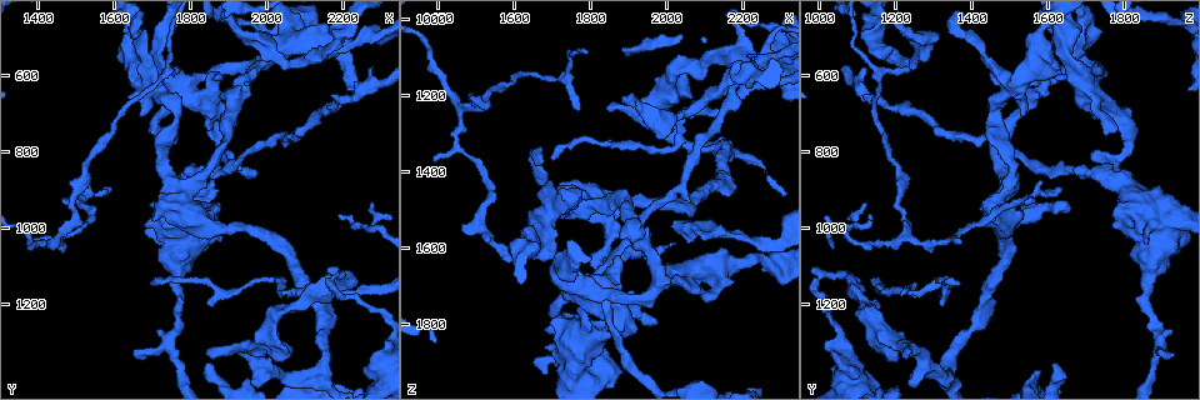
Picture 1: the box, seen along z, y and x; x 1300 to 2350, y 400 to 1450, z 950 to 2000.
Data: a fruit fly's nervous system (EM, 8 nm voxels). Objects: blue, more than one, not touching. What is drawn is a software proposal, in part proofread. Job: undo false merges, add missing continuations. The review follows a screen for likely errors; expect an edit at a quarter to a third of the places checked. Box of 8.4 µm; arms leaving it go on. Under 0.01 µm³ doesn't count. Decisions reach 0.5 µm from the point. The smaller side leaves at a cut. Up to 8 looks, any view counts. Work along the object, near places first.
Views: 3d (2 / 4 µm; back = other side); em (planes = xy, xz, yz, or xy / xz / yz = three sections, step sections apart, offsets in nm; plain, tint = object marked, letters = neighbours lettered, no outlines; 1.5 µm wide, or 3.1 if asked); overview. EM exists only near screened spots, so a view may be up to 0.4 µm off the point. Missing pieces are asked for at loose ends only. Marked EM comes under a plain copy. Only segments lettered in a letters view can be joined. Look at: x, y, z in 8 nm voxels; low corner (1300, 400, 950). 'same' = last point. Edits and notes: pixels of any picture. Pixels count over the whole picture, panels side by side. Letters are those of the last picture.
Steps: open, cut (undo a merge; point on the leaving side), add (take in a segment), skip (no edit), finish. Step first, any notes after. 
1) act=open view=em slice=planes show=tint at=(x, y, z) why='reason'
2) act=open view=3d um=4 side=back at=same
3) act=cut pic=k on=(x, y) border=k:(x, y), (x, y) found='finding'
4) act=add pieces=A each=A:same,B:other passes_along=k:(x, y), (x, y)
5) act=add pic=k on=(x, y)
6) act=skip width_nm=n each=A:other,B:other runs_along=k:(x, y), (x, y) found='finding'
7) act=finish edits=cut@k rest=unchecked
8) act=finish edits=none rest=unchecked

act=open view=em slice=planes show=letters at=(2045, 570, 1250) why='sharp bend'

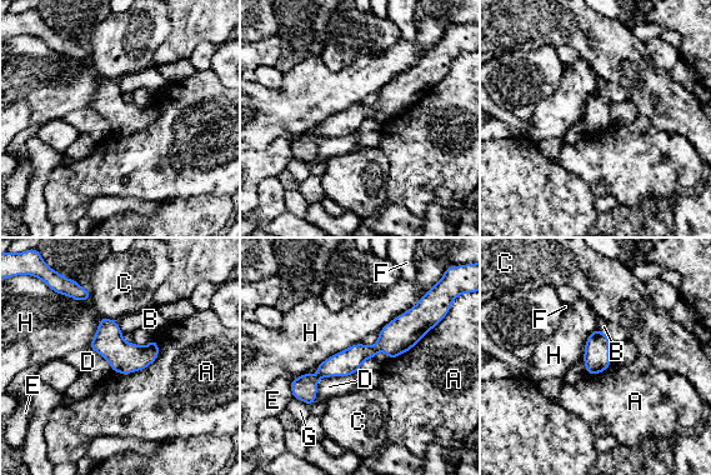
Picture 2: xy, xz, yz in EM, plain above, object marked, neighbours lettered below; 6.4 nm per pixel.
act=skip width_nm=160 each=A:other,B:other,C:other,D:other,E:other,F:other,G:other,H:other border=2:(159, 345), (146, 366), (113, 371) found='all the same neuron'

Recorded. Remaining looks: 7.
act=open view=3d um=4 at=(2020, 1130, 1340) why='abrupt turn'

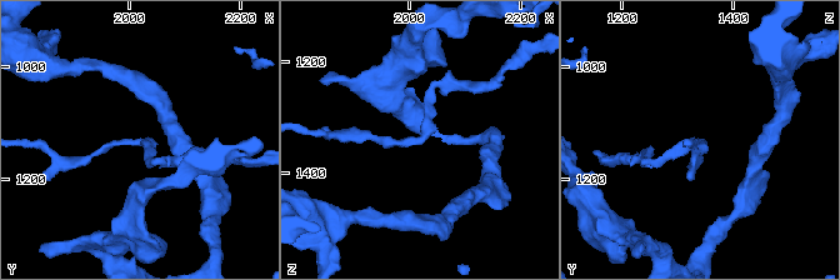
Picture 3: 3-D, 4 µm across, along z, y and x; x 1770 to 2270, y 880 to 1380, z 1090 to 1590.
act=open view=em slice=yz step=8 show=tint at=(2015, 1130, 1340) why='shape alone is not enough'

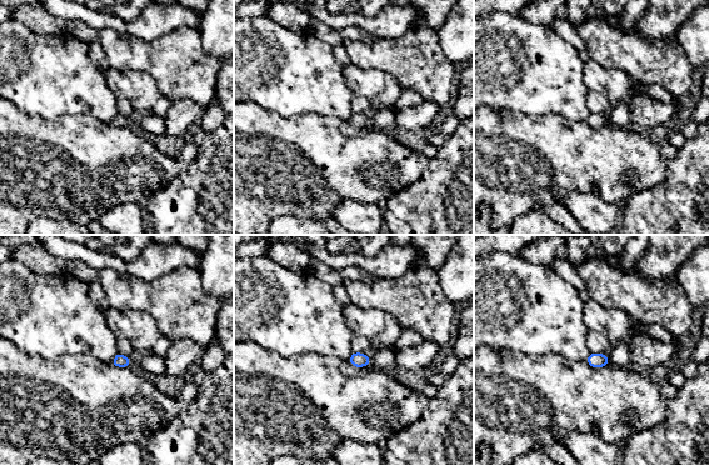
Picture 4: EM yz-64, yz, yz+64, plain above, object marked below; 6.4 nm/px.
act=open view=em slice=planes show=letters at=same

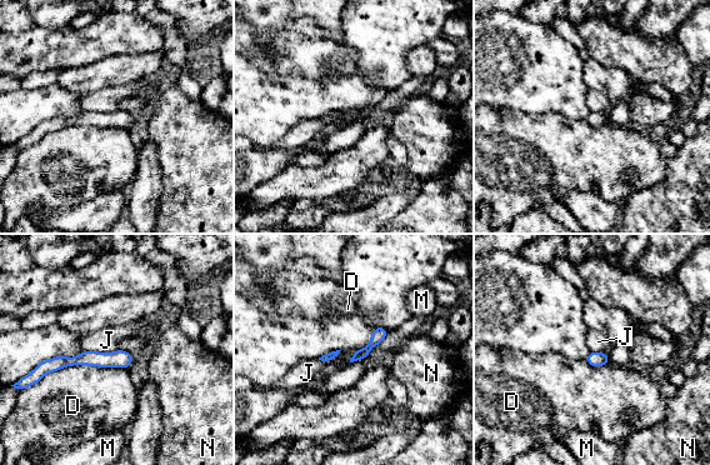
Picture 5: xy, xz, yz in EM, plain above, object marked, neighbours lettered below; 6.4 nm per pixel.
act=skip each=D:other,J:other,M:other,N:other runs_along=5:(129, 358), (80, 359), (40, 368) found='one neuron here'

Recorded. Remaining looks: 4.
act=open view=3d um=4 at=(2200, 1125, 1060)

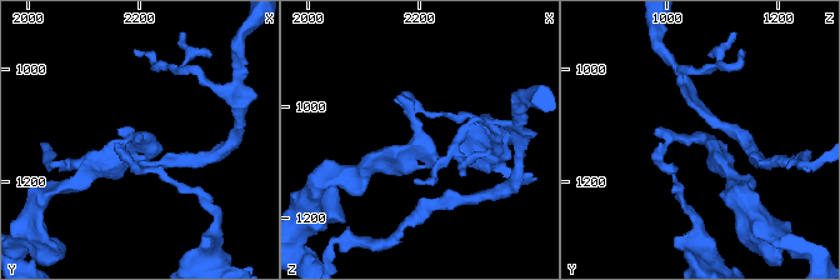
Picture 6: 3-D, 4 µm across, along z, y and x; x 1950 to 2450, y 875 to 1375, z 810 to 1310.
act=open view=em slice=xy step=4 show=letters at=(2195, 1125, 1060)

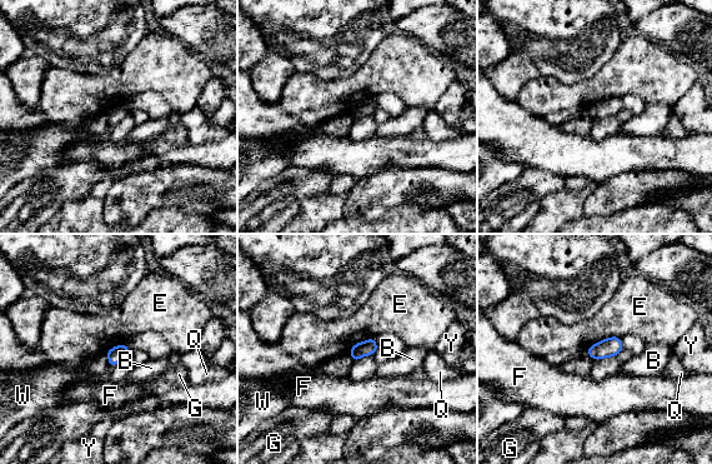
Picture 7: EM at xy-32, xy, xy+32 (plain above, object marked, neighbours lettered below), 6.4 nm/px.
act=open view=em slice=planes show=letters at=same why='cut it another way'

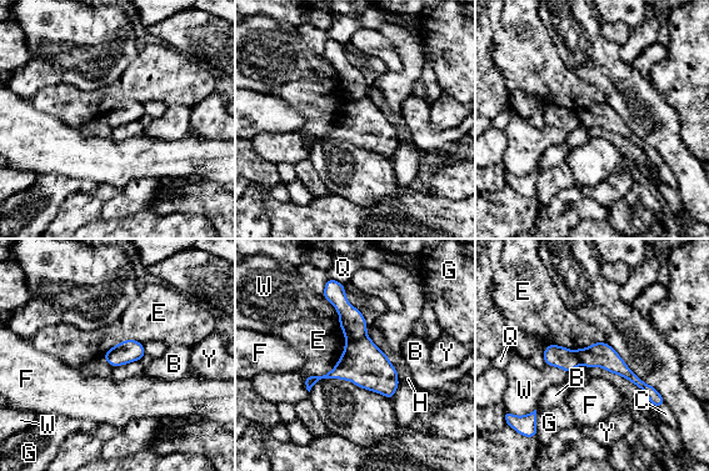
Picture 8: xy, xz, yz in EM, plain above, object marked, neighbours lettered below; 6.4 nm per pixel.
act=cut pic=8 on=(353, 324) each=B:other,C:other,E:other,F:other,G:other,H:other,Q:other,W:other,Y:other border=8:(365, 335), (346, 341) found='a second neuron is stuck on'

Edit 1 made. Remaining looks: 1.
act=finish edits=cut@8 rest=unchecked

